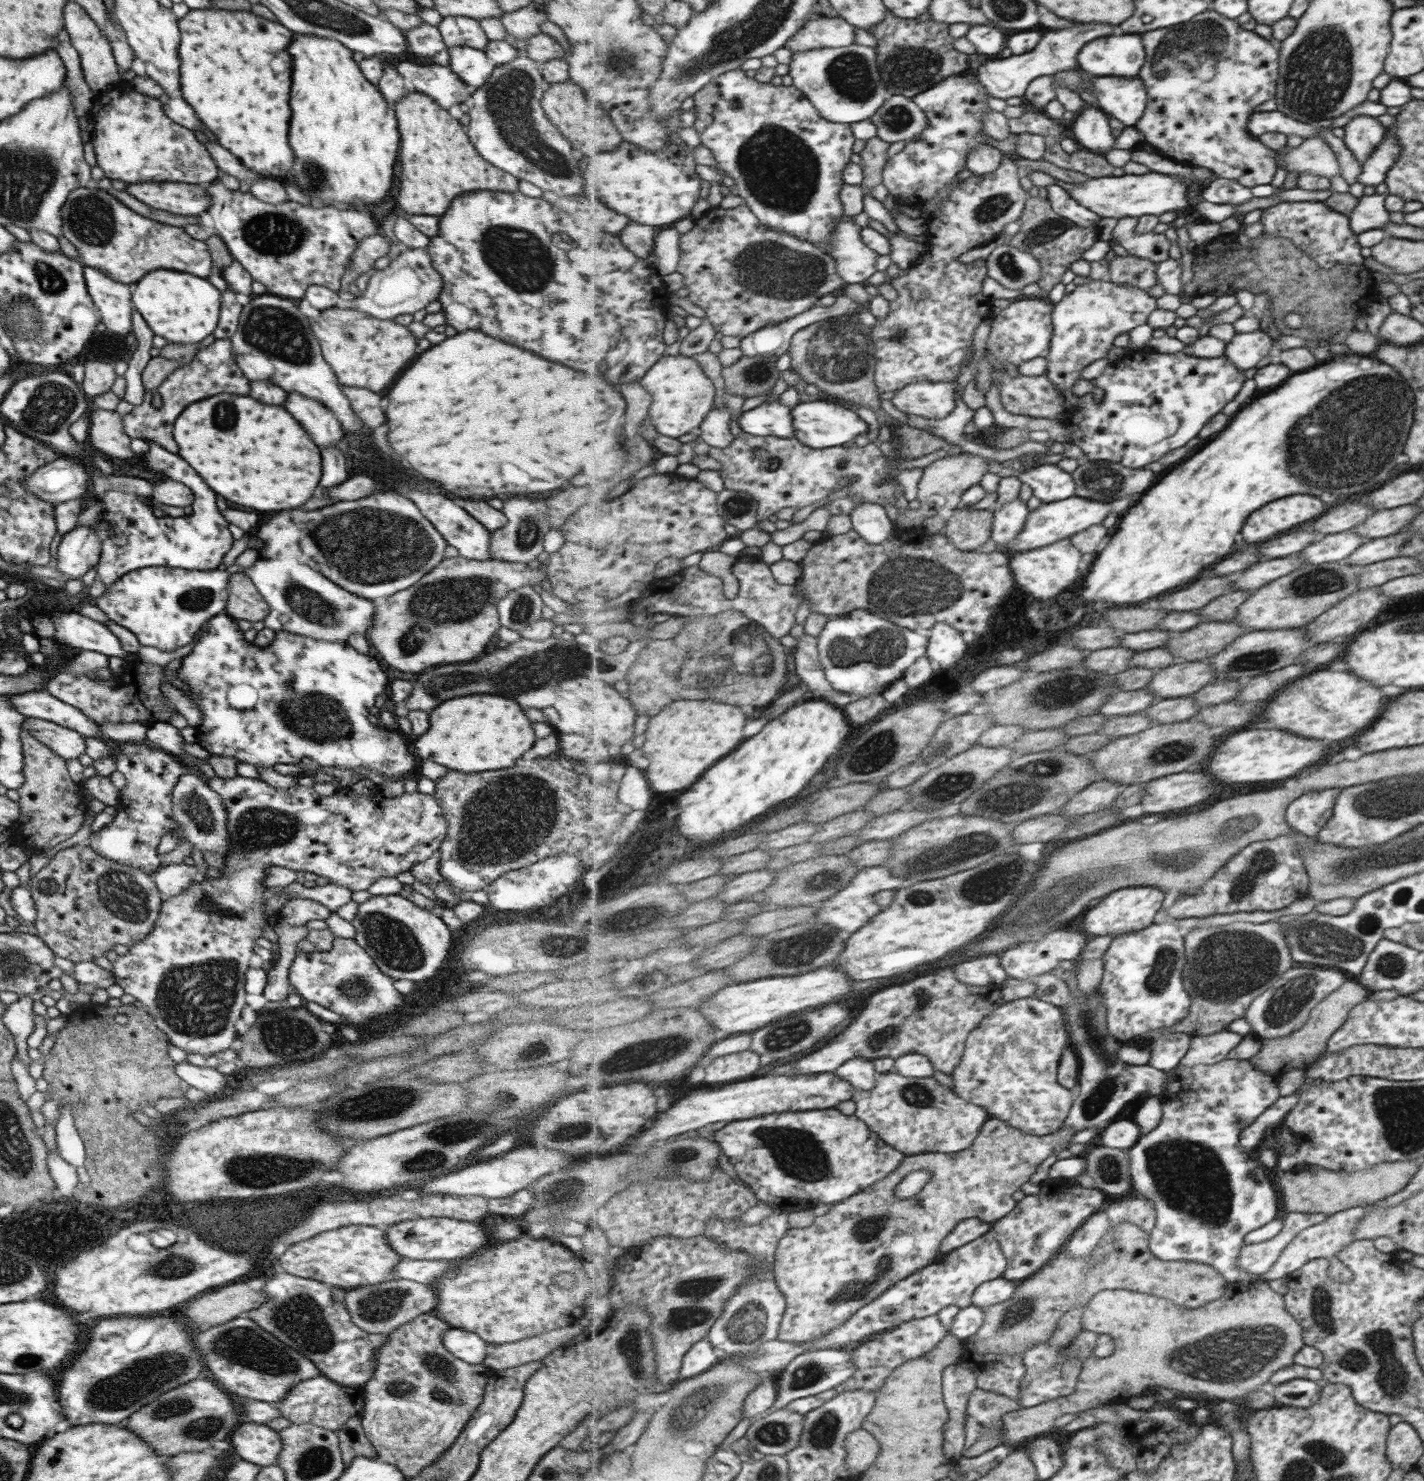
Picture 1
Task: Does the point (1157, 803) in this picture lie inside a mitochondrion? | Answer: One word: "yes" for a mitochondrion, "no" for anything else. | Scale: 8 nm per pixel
no

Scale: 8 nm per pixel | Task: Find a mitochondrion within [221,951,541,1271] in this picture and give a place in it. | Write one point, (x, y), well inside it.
(373, 1105)

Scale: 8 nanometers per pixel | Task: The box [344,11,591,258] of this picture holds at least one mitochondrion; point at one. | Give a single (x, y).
(510, 100)

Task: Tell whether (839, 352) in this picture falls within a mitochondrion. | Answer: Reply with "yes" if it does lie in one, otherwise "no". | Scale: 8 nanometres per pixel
yes

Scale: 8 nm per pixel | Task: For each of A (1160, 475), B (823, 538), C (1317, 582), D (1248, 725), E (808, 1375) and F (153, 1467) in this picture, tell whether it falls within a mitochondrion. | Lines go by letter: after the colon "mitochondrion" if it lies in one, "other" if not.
A: other
B: other
C: mitochondrion
D: other
E: mitochondrion
F: other

